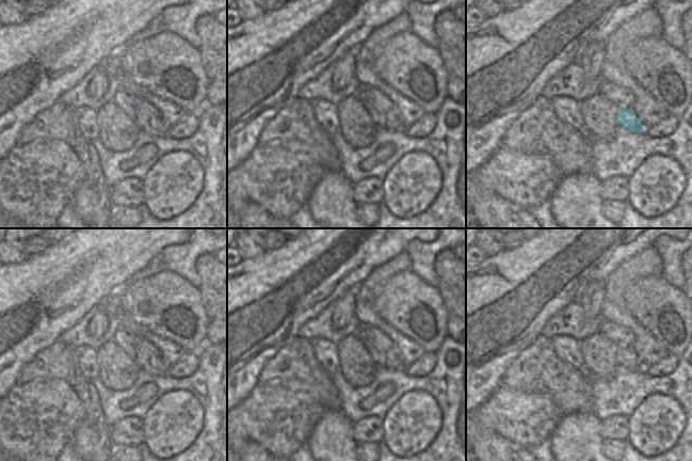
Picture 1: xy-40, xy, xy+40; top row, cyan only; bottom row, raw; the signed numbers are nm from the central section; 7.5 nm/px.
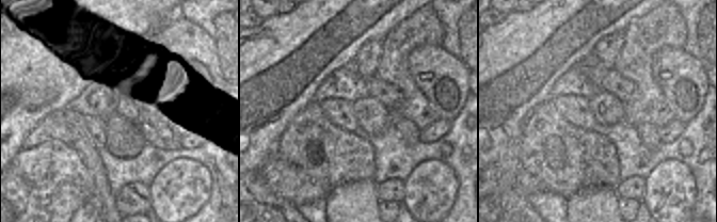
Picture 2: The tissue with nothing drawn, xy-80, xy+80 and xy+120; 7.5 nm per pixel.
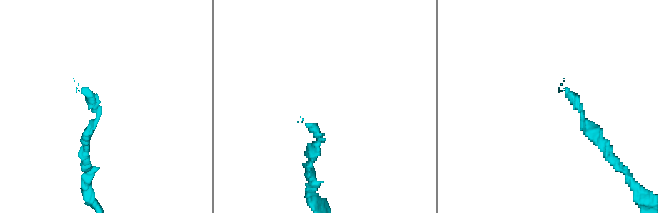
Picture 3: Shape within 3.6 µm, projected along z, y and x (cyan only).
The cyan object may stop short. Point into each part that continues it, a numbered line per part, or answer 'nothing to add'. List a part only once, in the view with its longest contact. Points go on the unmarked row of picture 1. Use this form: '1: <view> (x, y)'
1: xy-40 (123, 338)

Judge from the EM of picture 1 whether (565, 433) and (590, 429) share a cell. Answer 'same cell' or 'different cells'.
same cell

